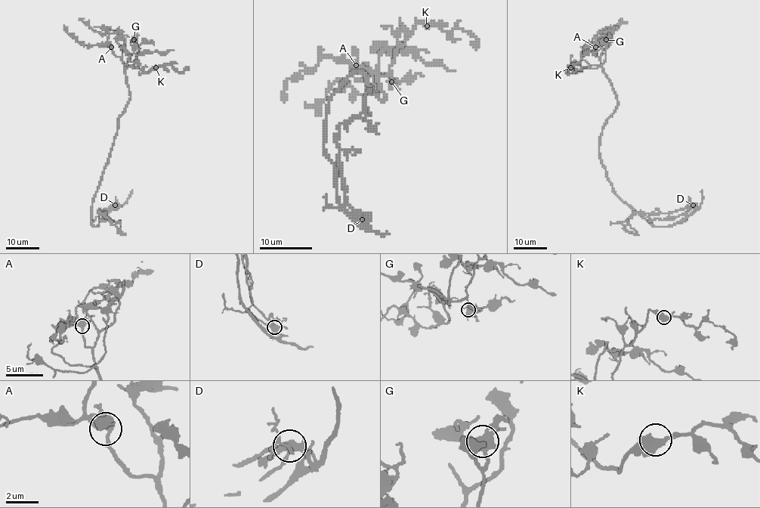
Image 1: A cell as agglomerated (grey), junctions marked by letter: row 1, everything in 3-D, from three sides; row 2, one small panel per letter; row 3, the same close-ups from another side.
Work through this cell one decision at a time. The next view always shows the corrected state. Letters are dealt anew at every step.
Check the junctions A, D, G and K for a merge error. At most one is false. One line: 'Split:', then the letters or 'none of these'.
Split: none of these

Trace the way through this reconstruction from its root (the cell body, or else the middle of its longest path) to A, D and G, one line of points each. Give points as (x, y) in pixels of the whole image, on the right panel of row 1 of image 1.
A: (610, 182), (599, 154), (599, 143), (605, 121), (613, 113), (617, 100), (613, 85), (597, 56), (595, 47)
D: (610, 182), (615, 193), (654, 226), (671, 226), (685, 219), (696, 206), (693, 205)
G: (610, 182), (599, 154), (603, 127), (617, 103), (613, 85), (602, 66), (606, 59), (606, 39)

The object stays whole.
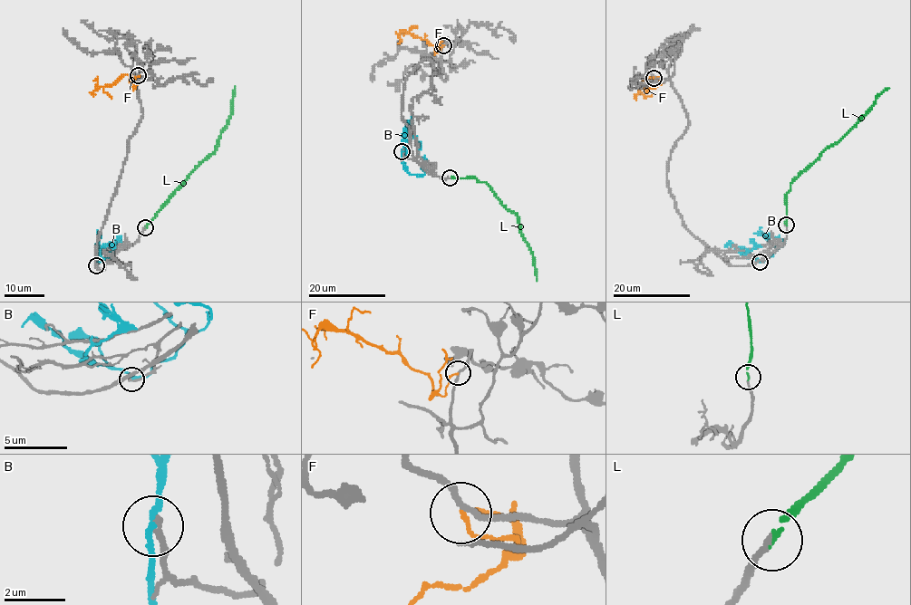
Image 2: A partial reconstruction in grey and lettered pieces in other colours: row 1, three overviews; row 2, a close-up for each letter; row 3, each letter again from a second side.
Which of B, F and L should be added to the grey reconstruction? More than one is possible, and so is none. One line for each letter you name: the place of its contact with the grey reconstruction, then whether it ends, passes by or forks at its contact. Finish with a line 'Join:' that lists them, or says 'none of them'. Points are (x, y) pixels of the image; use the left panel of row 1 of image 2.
L: (145, 227) | it ends
Join: L

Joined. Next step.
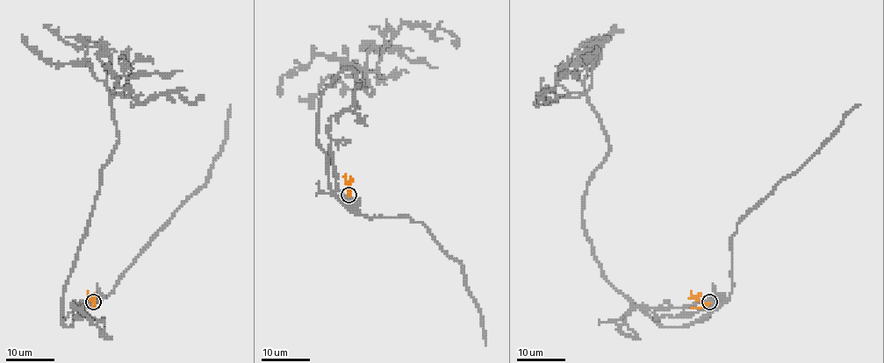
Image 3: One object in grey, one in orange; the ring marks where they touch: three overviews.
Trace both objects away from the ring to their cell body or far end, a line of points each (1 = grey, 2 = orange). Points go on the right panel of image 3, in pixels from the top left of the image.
1: (709, 302), (724, 297), (660, 326), (603, 274), (583, 223), (608, 140), (584, 93), (535, 103), (562, 96)
2: (709, 302), (702, 304), (692, 296), (690, 291)

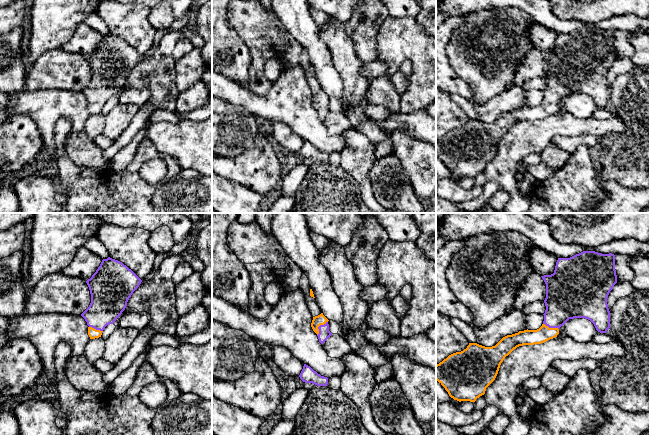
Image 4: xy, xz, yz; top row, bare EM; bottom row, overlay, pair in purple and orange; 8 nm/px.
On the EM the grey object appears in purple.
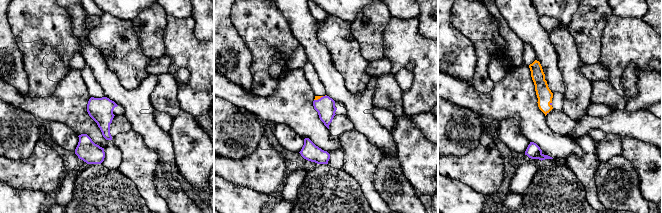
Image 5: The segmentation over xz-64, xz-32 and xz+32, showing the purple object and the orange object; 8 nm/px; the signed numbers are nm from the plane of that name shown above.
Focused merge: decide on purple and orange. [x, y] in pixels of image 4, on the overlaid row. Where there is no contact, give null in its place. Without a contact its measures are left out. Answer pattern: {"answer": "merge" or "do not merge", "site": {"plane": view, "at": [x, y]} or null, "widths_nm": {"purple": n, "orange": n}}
{"answer": "merge", "site": {"plane": "xz", "at": [318, 327]}, "widths_nm": {"purple": 90, "orange": 80}}

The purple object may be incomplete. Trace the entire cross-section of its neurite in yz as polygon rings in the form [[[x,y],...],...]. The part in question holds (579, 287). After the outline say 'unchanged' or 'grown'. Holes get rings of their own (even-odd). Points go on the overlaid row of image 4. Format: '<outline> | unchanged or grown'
[[[583,251],[570,258],[558,258],[554,273],[541,277],[546,284],[544,300],[546,310],[543,314],[543,324],[539,329],[527,329],[507,335],[492,347],[469,343],[466,349],[449,355],[436,365],[436,380],[451,398],[459,402],[475,402],[477,398],[485,394],[486,388],[495,380],[506,356],[519,346],[541,344],[557,337],[559,328],[569,319],[588,319],[600,333],[606,333],[610,328],[607,298],[617,283],[614,254]]] | grown

